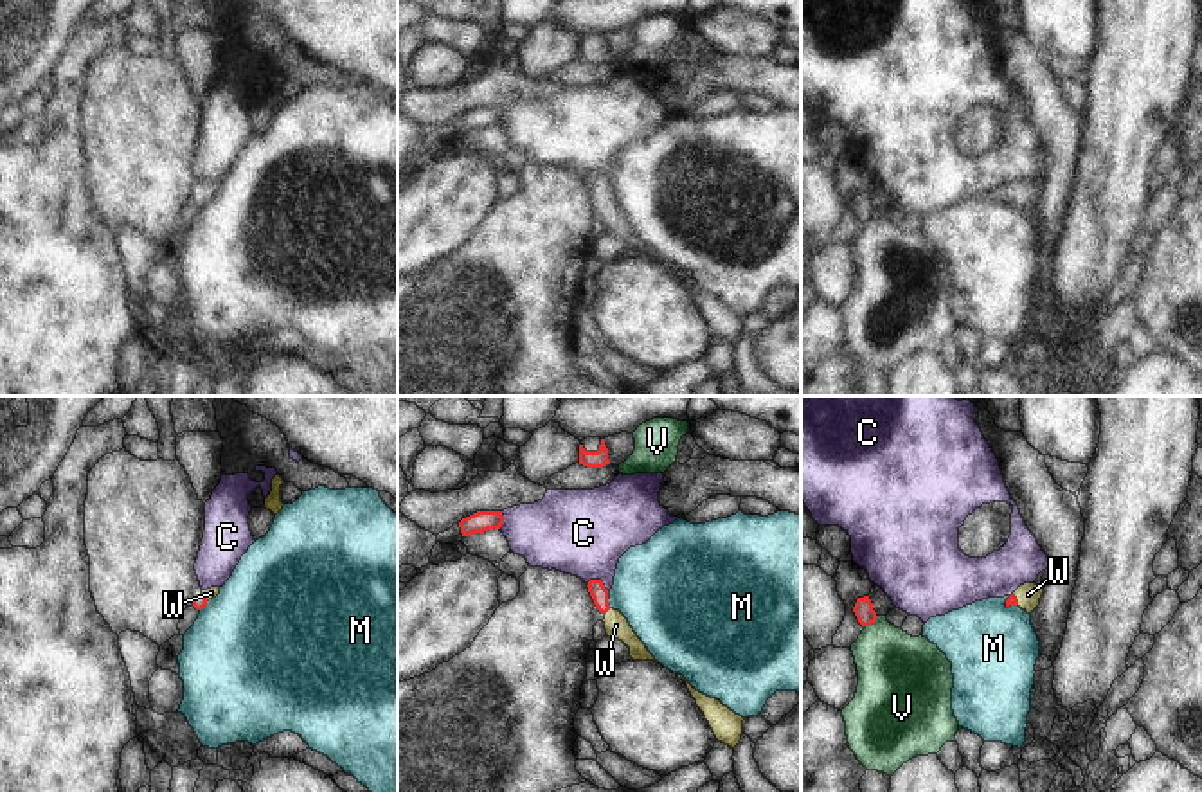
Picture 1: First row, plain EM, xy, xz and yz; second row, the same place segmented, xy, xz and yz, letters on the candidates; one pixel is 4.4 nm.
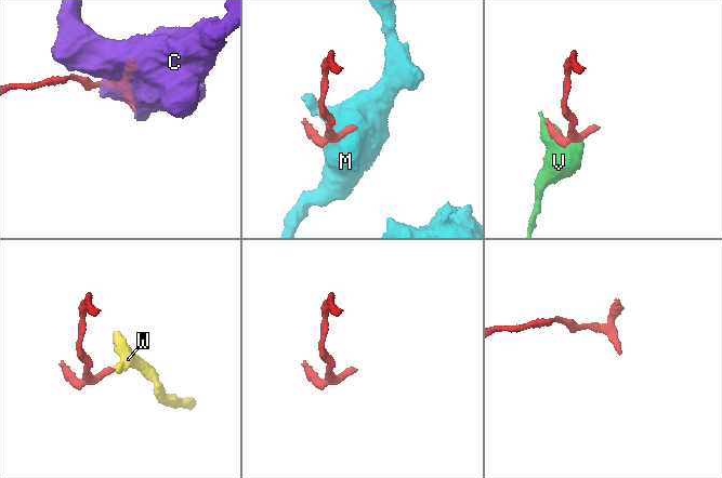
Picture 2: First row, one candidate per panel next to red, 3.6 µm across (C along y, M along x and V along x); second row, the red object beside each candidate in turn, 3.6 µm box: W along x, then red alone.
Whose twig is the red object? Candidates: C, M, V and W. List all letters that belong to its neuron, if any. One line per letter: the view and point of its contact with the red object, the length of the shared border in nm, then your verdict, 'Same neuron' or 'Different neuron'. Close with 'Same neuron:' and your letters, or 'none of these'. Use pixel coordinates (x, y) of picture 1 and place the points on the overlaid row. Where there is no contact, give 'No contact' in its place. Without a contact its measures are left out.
C: Touches red at xz (601, 584). Shared border 130 nm. Different neuron
M: Touches red at xz (607, 603). Shared border 40 nm. Different neuron
V: Touches red at yz (871, 621). Shared border 80 nm. Different neuron
W: Touches red at xz (607, 611). Shared border 40 nm. Same neuron
Same neuron: W

